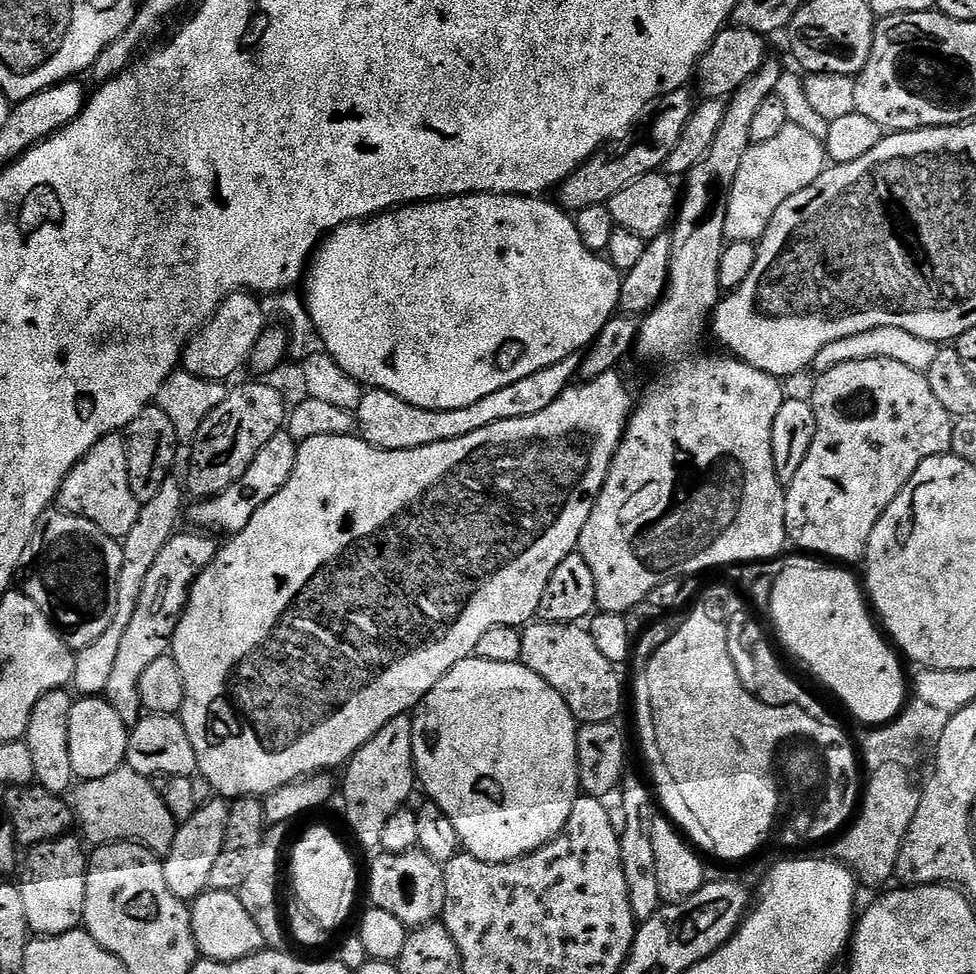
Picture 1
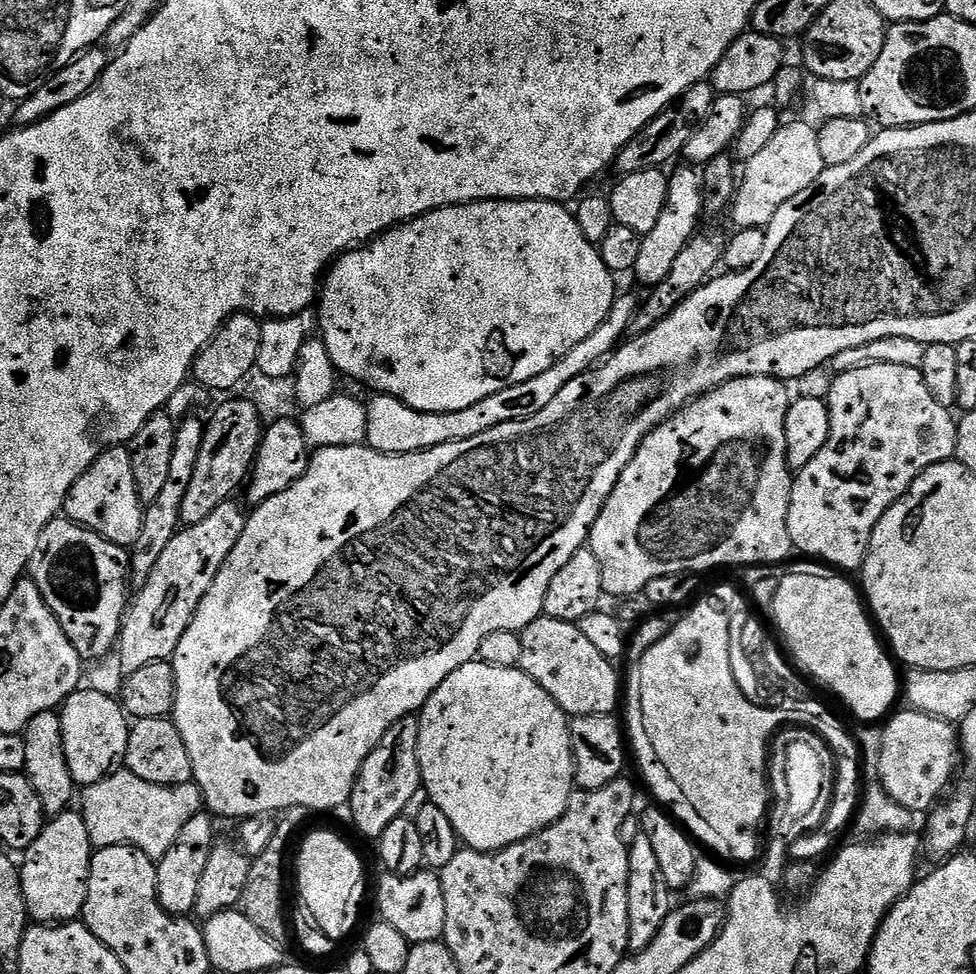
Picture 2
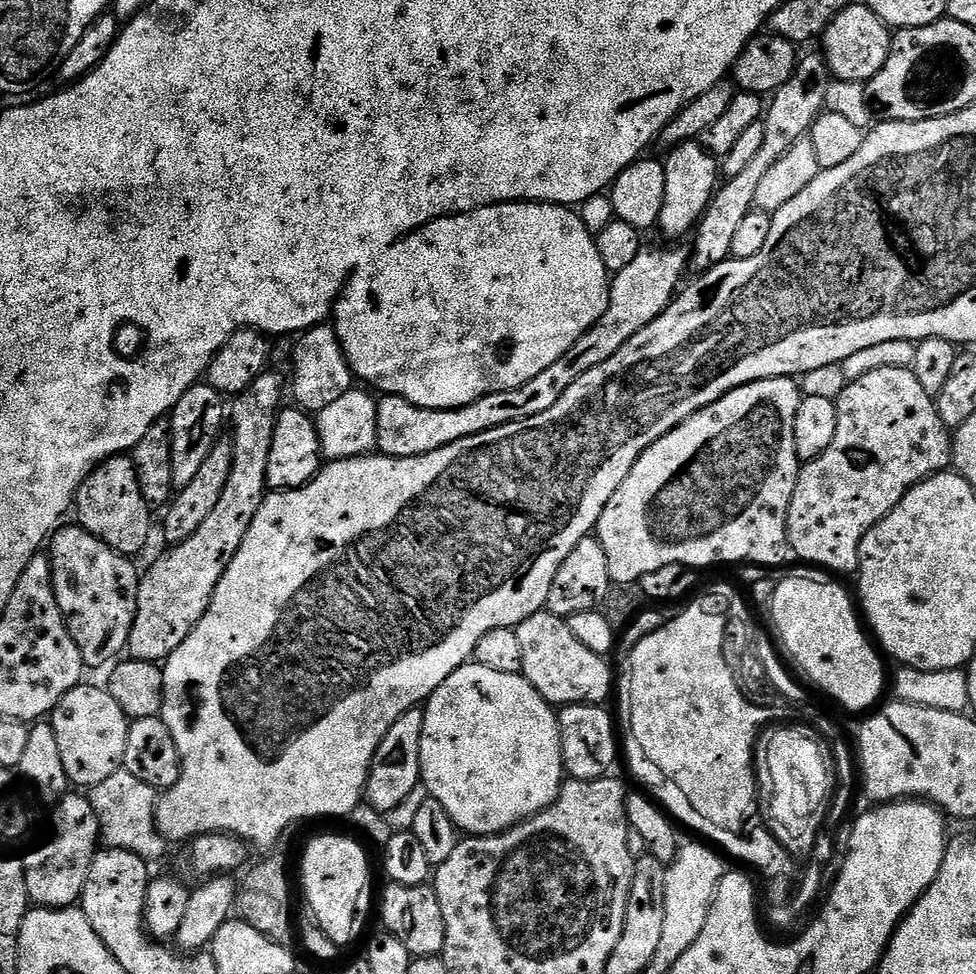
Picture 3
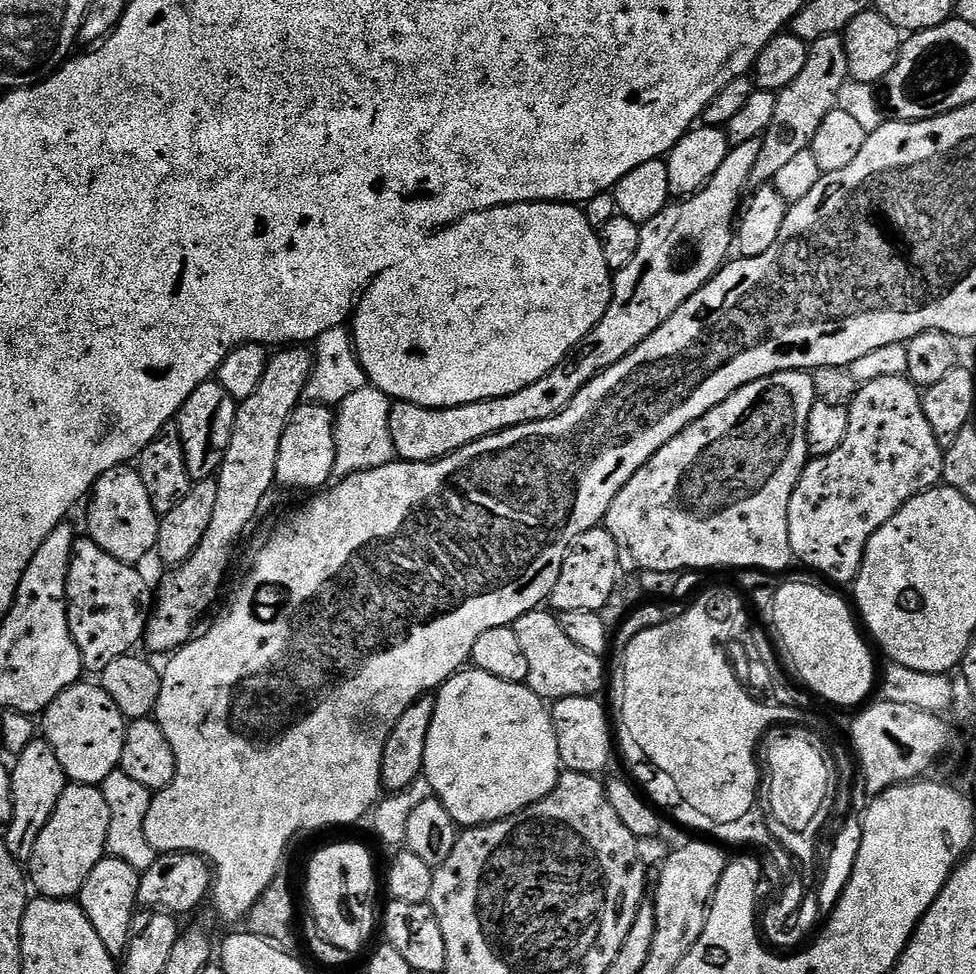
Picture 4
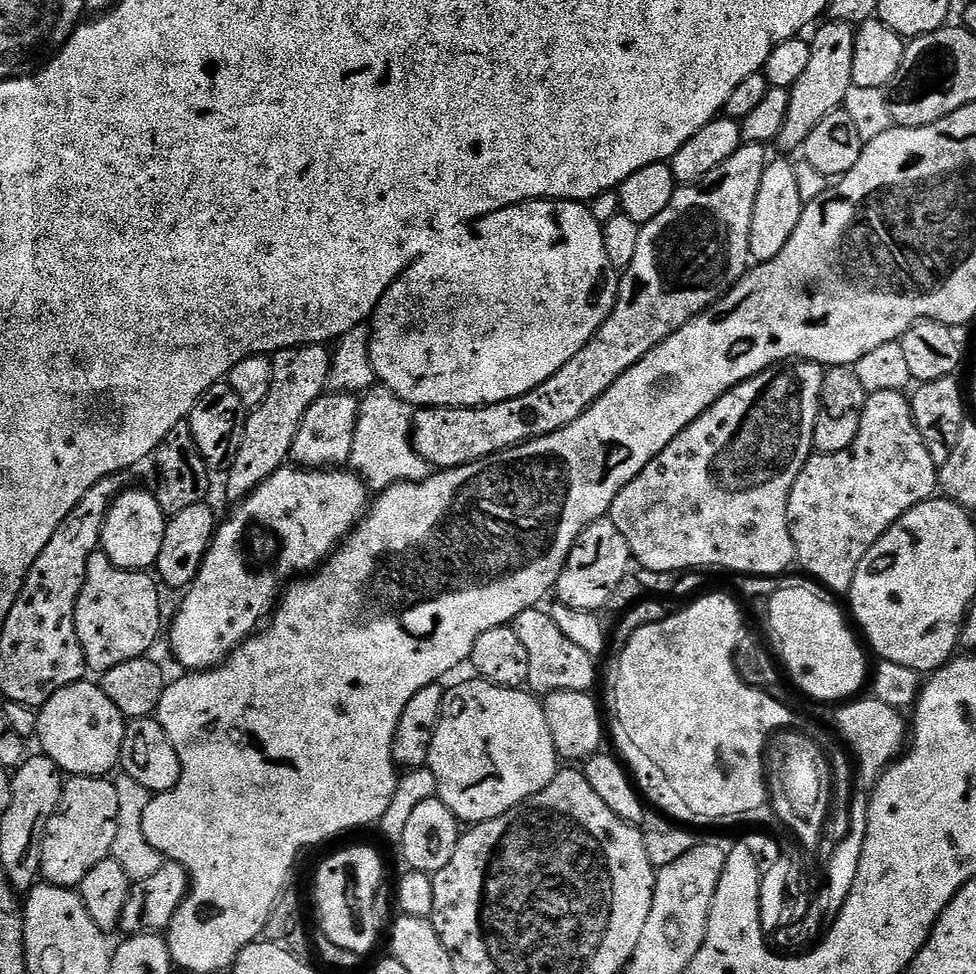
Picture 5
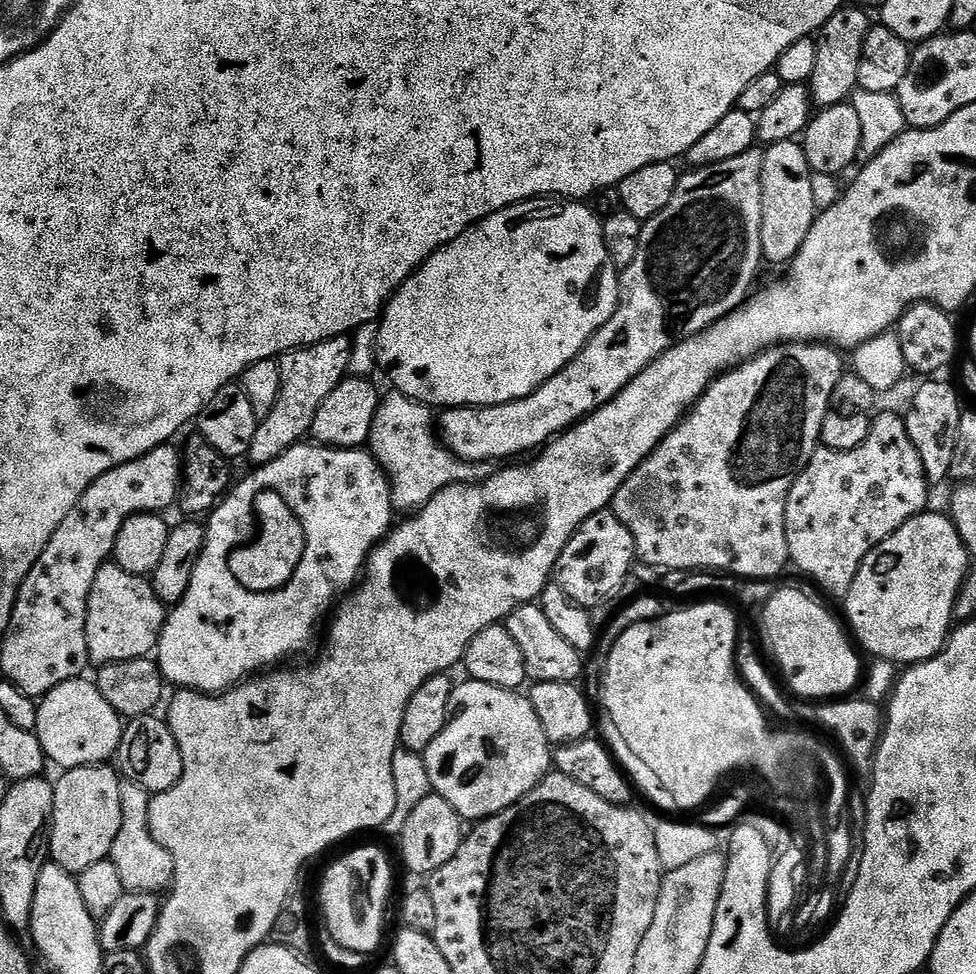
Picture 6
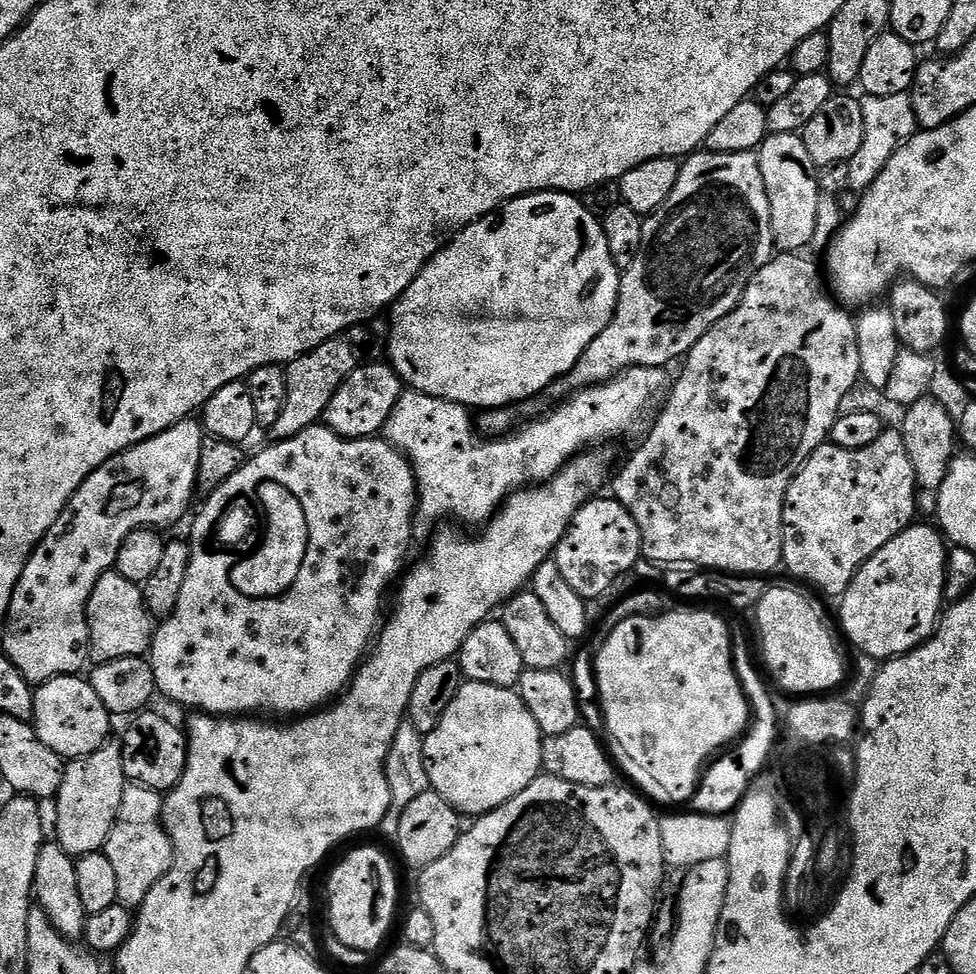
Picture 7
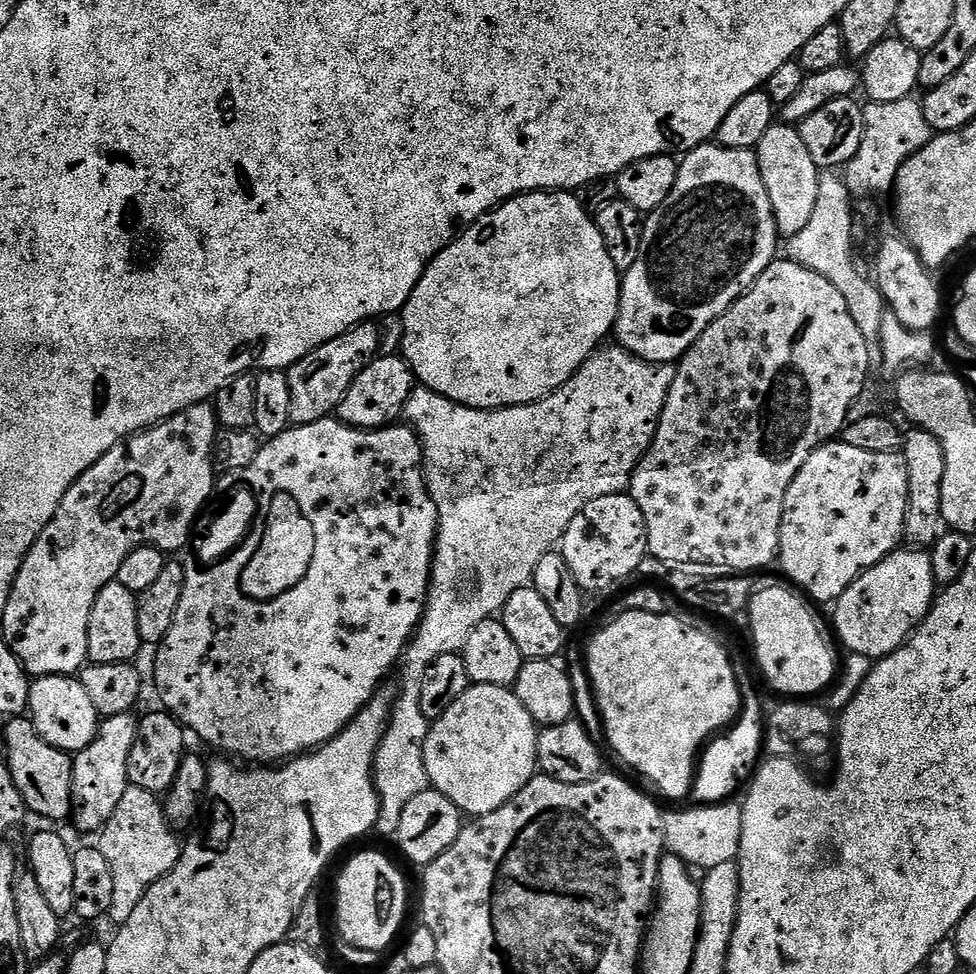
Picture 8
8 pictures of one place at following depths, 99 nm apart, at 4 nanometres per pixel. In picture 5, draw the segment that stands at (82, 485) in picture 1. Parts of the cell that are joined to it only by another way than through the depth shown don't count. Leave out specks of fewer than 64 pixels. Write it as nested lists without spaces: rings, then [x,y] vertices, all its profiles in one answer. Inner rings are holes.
[[[128,488],[117,492],[102,522],[99,551],[105,552],[114,566],[131,572],[155,569],[158,550],[162,550],[162,538],[168,521],[162,506],[158,506],[155,491],[144,488]]]

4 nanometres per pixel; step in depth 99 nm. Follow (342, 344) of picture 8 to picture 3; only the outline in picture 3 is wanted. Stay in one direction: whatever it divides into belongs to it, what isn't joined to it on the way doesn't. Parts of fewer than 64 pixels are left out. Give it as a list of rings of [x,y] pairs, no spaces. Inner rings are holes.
[[[275,370],[263,372],[245,392],[235,397],[230,404],[230,424],[236,427],[232,436],[232,469],[226,482],[226,490],[222,490],[222,498],[214,505],[214,510],[206,517],[206,522],[186,538],[186,542],[173,544],[148,569],[143,569],[138,586],[138,610],[134,618],[134,626],[130,630],[127,655],[133,660],[145,660],[151,664],[168,659],[188,635],[198,626],[202,614],[210,606],[214,598],[214,590],[234,554],[238,554],[238,546],[246,538],[246,530],[250,530],[250,522],[254,522],[254,514],[258,514],[258,506],[262,506],[268,486],[268,467],[270,466],[270,442],[274,442],[274,426],[276,416],[280,413],[282,401],[280,391],[286,388],[286,376]]]

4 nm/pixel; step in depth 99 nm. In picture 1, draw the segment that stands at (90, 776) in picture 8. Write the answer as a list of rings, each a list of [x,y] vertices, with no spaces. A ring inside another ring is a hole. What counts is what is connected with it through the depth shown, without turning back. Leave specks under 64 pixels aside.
[[[65,834],[27,849],[28,857],[24,860],[18,883],[28,931],[37,937],[66,934],[83,925],[89,853],[84,852],[85,845],[73,836]]]

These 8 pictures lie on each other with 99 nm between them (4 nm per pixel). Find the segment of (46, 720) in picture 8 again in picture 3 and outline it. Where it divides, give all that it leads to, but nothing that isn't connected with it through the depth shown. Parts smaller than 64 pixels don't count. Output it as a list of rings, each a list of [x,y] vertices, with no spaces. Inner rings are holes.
[[[88,682],[77,684],[50,713],[50,723],[58,737],[58,750],[62,753],[62,766],[66,766],[69,785],[91,790],[98,782],[110,778],[110,774],[121,771],[130,721],[107,687],[91,688]]]

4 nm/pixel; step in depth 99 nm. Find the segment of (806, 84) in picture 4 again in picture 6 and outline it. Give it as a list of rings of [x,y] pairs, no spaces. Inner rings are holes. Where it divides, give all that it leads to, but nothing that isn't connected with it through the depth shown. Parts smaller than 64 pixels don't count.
[[[845,6],[834,13],[823,24],[814,39],[818,46],[818,59],[814,65],[814,74],[808,81],[812,102],[817,109],[829,108],[835,104],[843,104],[858,87],[858,62],[862,62],[862,46],[866,42],[866,34],[874,26],[867,11],[855,6]]]

